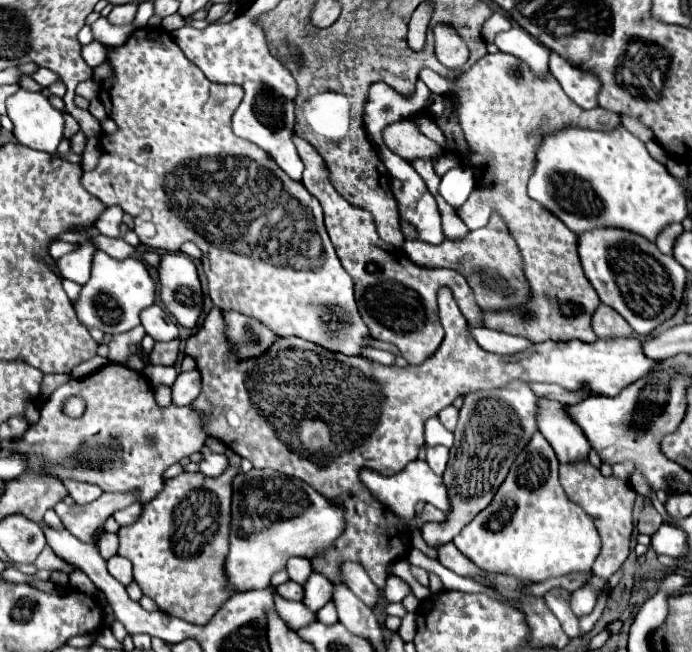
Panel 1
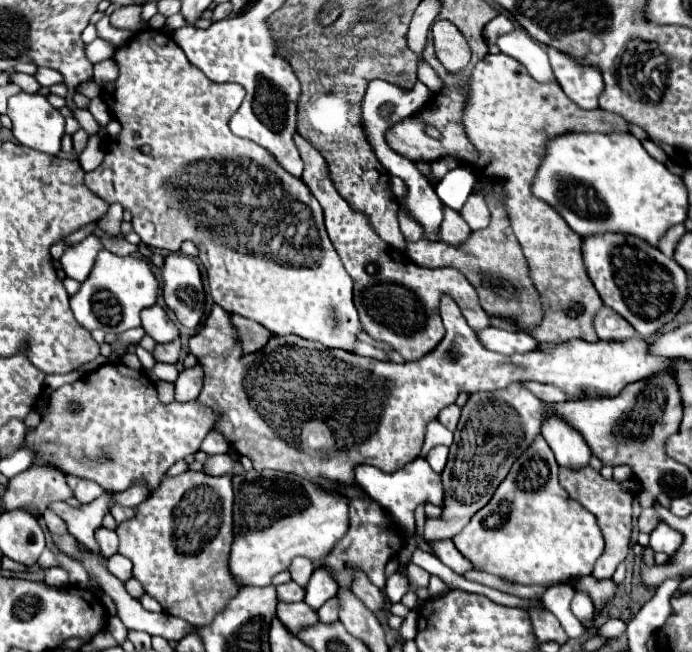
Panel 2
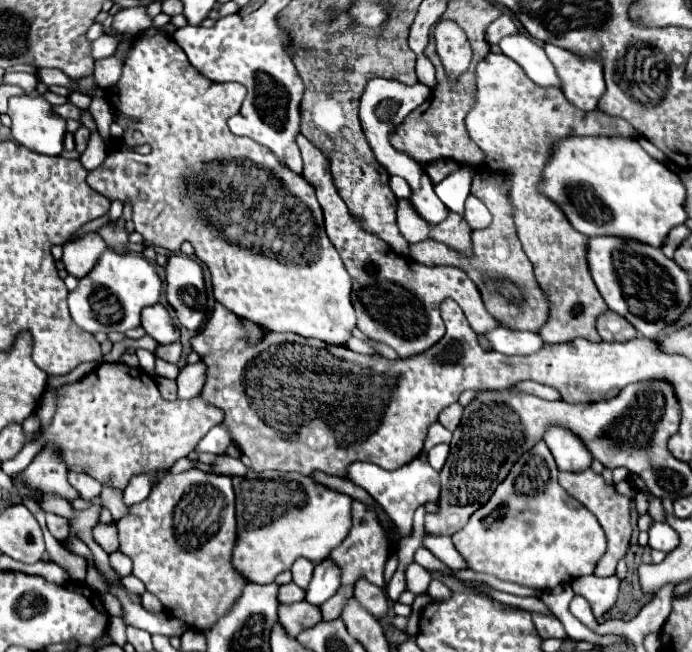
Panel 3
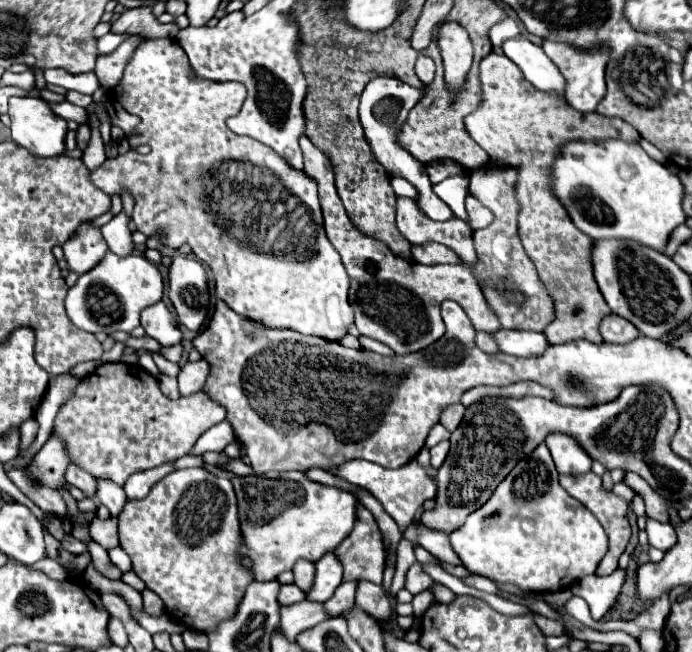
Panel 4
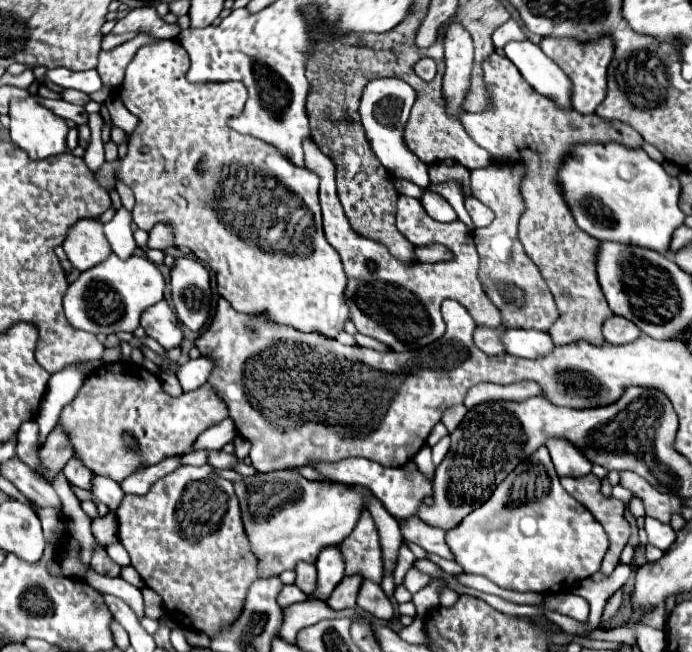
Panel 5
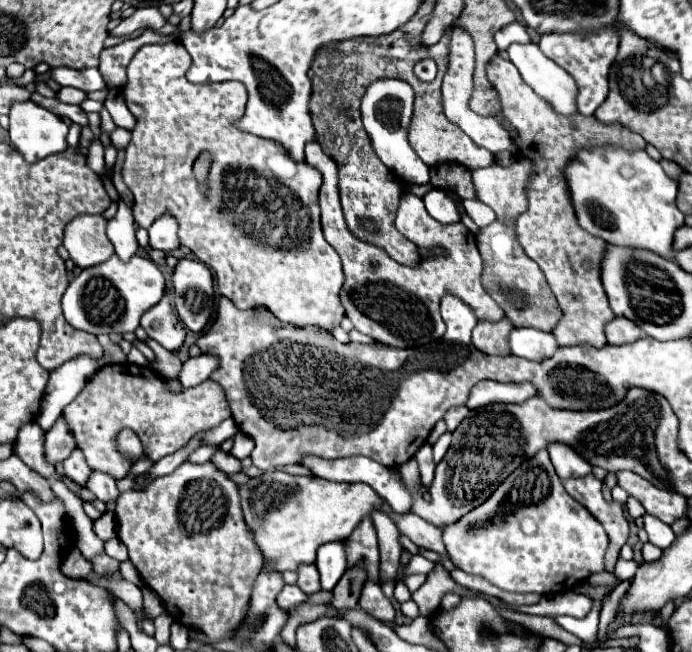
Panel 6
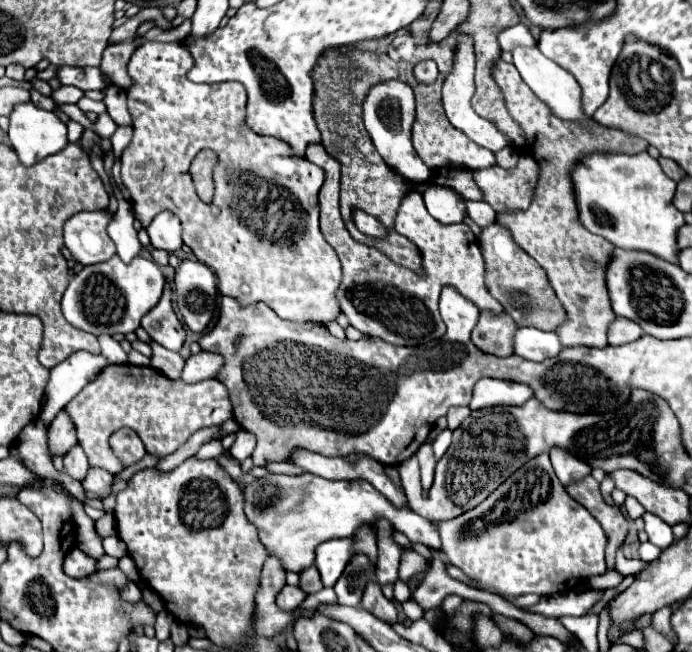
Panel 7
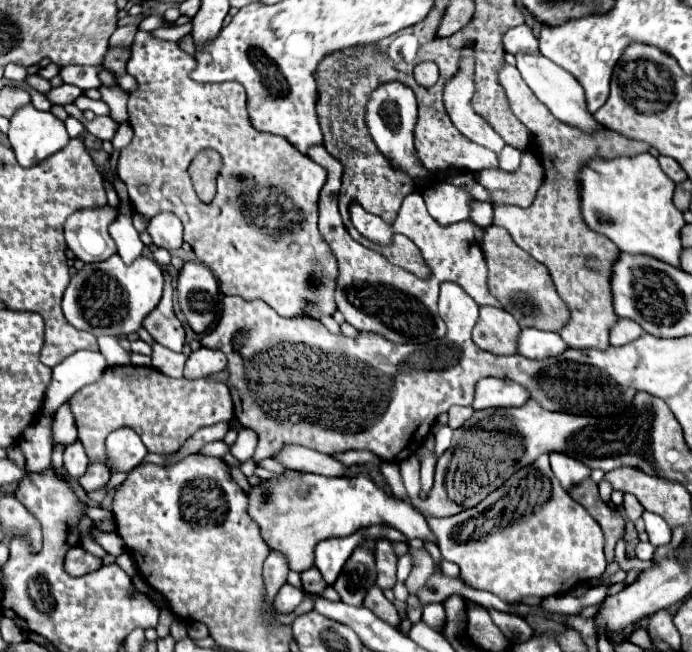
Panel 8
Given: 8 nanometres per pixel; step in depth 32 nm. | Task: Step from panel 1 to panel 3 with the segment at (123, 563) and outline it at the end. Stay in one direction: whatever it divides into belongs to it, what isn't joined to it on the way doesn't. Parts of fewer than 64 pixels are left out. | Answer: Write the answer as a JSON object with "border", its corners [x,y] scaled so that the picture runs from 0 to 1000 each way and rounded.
{"border":[[[165,844],[159,850],[159,868],[173,880],[173,887],[191,877],[191,859],[185,853],[179,853],[179,847],[173,847],[173,844]]]}

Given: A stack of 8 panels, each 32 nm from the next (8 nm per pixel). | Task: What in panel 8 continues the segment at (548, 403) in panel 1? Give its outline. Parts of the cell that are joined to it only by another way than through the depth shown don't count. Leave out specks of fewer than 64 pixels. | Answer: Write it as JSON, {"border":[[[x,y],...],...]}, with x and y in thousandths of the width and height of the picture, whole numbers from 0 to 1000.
{"border":[[[798,696],[795,715],[798,715],[801,730],[809,736],[812,748],[818,755],[824,755],[824,748],[829,748],[832,742],[838,742],[841,736],[847,736],[853,730],[853,718],[847,718],[844,712],[832,709],[815,696]]]}

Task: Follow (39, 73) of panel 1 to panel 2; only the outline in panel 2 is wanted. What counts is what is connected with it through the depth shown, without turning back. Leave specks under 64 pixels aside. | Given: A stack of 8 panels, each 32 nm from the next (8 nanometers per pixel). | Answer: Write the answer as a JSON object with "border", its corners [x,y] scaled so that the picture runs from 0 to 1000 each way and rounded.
{"border":[[[55,104],[52,123],[55,123],[55,129],[61,129],[61,132],[92,129],[92,117],[87,117],[87,110],[78,110],[75,104]]]}

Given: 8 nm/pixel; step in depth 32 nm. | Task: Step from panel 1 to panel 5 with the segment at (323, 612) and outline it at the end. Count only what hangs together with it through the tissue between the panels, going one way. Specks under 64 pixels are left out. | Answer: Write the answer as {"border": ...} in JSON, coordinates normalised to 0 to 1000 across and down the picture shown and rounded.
{"border":[[[509,880],[509,883],[497,883],[494,893],[483,902],[480,914],[474,917],[474,929],[483,936],[497,936],[497,933],[514,933],[514,917],[517,917],[517,905],[523,896],[523,883],[520,880]]]}

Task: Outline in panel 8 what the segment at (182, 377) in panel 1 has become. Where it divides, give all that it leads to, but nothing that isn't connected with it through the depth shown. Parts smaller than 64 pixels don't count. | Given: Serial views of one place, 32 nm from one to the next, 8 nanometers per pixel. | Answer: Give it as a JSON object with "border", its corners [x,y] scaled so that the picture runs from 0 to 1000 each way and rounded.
{"border":[[[289,531],[286,537],[280,537],[280,540],[272,546],[269,567],[266,567],[266,580],[272,580],[272,583],[286,583],[286,580],[295,580],[295,577],[301,577],[301,574],[309,574],[309,571],[324,567],[327,558],[329,558],[329,552],[327,552],[324,540]]]}

